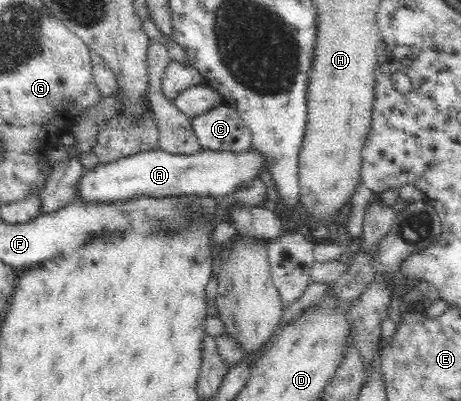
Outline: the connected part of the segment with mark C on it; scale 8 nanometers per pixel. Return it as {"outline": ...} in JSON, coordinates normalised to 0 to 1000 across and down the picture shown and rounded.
{"outline":[[[490,259],[416,292],[412,307],[443,374],[531,382],[547,372],[542,322],[525,292]]]}

